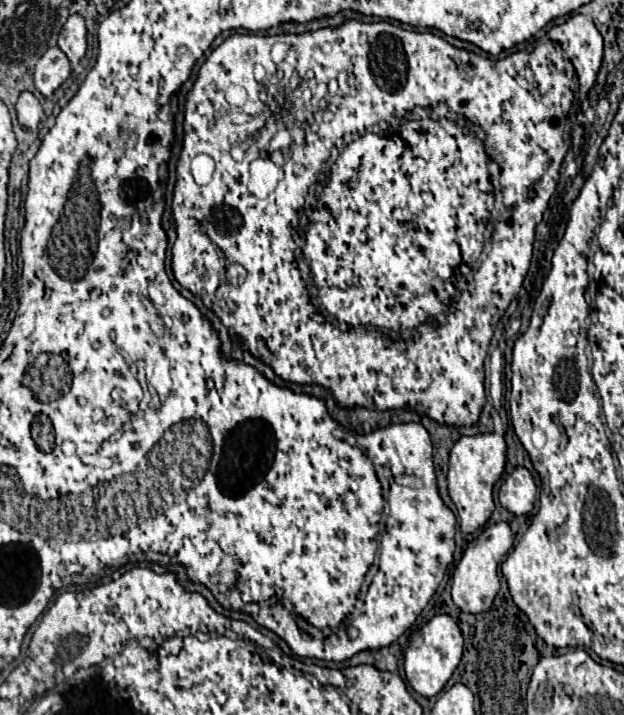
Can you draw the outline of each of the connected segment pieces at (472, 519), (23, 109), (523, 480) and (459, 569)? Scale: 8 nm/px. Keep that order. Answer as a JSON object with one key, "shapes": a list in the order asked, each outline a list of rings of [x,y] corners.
{"shapes":[[[[488,433],[488,435],[476,435],[476,437],[462,437],[452,447],[450,469],[448,469],[448,493],[452,503],[456,505],[460,531],[464,535],[474,533],[478,527],[482,527],[490,519],[494,511],[492,487],[500,479],[504,465],[506,465],[506,443],[502,435]]],[[[22,91],[18,101],[16,101],[16,115],[18,115],[18,123],[30,131],[34,131],[44,115],[40,101],[30,93],[30,91]]],[[[516,467],[498,491],[504,509],[514,515],[528,515],[536,501],[536,485],[526,467]]],[[[494,523],[488,525],[464,551],[460,563],[456,565],[456,571],[452,575],[452,601],[456,607],[460,607],[464,613],[486,613],[492,607],[492,601],[496,593],[500,591],[500,579],[498,579],[498,567],[512,547],[512,531],[508,523]]]]}

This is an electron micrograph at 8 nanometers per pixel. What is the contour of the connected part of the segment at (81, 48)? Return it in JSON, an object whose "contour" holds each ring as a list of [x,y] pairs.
{"contour":[[[70,15],[58,35],[58,47],[72,63],[78,63],[86,53],[86,25],[80,15]]]}

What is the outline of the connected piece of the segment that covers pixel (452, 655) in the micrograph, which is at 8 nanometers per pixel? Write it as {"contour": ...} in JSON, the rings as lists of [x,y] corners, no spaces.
{"contour":[[[436,615],[432,617],[420,632],[416,632],[410,637],[404,653],[404,669],[406,669],[406,679],[412,685],[416,693],[422,697],[434,697],[438,695],[448,679],[452,677],[454,669],[458,667],[462,659],[462,649],[464,649],[464,639],[460,633],[460,627],[450,615]]]}

